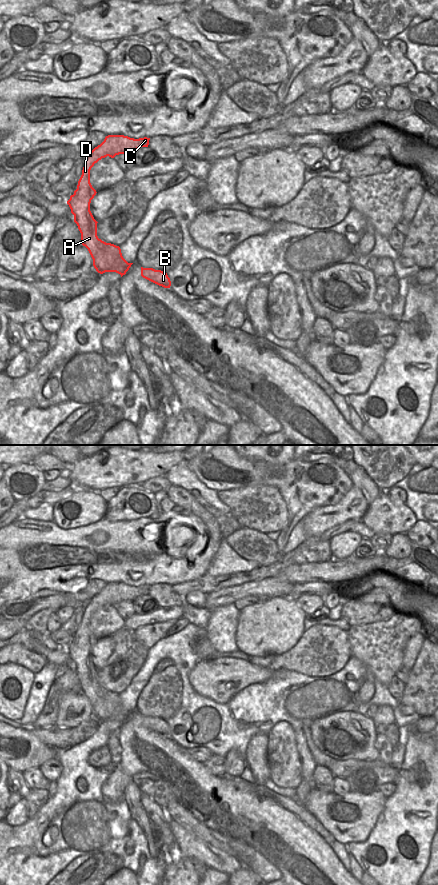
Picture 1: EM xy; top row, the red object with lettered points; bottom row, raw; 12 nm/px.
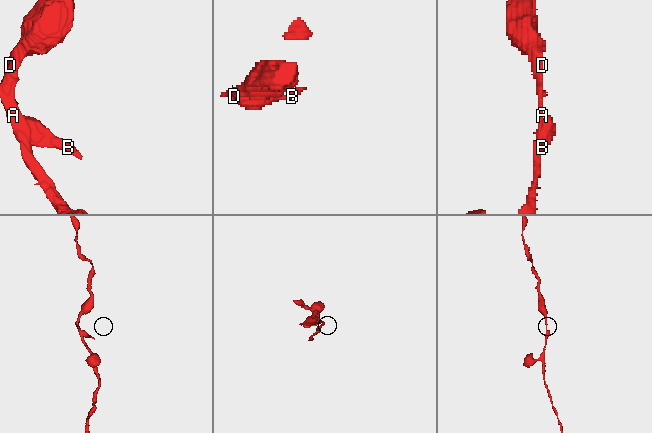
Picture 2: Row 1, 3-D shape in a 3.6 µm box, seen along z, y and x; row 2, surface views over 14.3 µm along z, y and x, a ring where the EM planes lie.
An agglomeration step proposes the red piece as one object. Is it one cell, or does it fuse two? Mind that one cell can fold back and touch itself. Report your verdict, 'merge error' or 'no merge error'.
merge error

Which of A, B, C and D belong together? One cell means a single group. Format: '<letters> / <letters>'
A C D / B

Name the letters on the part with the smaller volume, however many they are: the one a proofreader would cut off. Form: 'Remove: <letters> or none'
Remove: B

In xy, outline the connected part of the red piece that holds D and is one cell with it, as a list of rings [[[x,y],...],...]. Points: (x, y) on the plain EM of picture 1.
[[[108,583],[104,589],[86,602],[85,613],[78,629],[77,637],[67,649],[74,663],[74,670],[81,681],[82,693],[85,694],[93,711],[102,720],[108,719],[113,711],[112,706],[107,706],[103,699],[106,690],[97,684],[97,669],[90,659],[91,648],[96,643],[96,638],[90,631],[90,618],[102,606],[107,604],[114,606],[119,602],[132,602],[141,595],[148,595],[150,586],[130,586],[124,583]]]

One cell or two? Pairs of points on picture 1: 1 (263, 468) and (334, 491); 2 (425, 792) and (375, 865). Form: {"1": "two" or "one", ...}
{"1": "one", "2": "one"}

